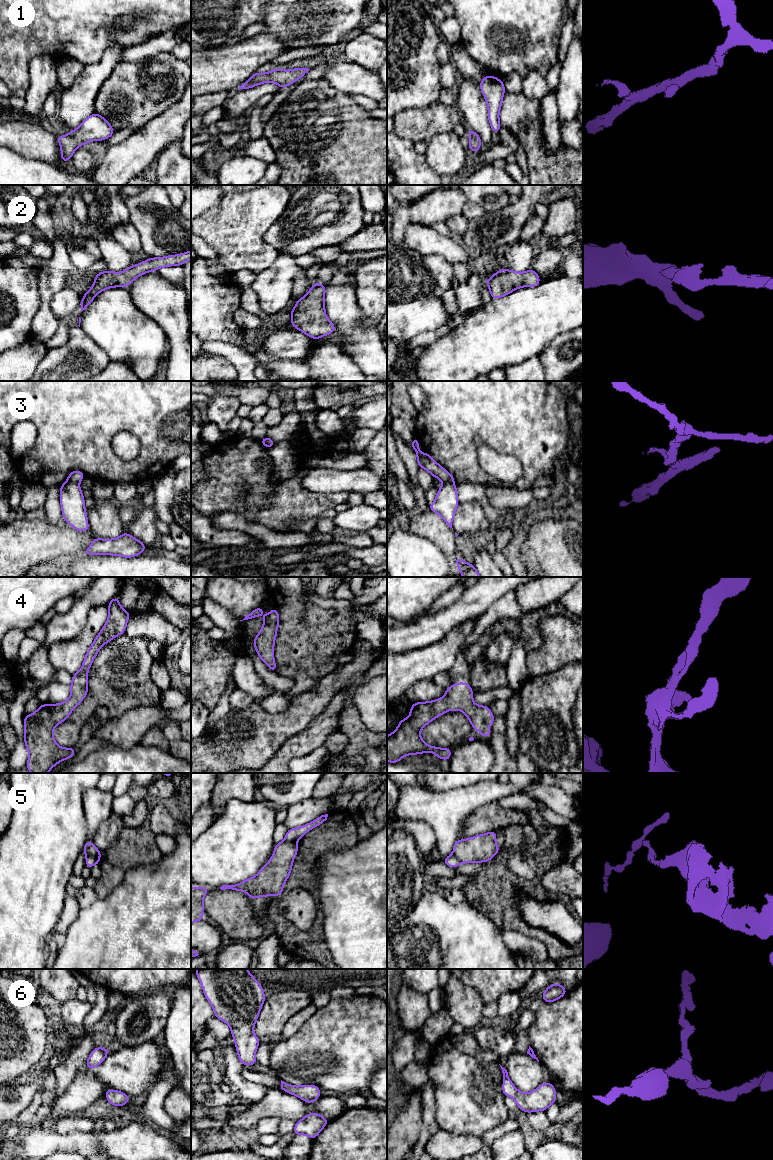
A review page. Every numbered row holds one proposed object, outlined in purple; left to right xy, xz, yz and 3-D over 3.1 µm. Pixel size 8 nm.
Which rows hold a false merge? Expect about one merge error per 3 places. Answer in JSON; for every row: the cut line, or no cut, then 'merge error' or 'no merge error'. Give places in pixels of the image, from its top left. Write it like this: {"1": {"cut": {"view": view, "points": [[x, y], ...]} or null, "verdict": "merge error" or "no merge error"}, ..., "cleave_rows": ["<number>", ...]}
{"1": {"cut": null, "verdict": "no merge error"}, "2": {"cut": null, "verdict": "no merge error"}, "3": {"cut": {"view": "xy", "points": [[67, 480], [77, 484]]}, "verdict": "merge error"}, "4": {"cut": null, "verdict": "no merge error"}, "5": {"cut": {"view": "xy", "points": [[100, 855], [87, 857]]}, "verdict": "merge error"}, "6": {"cut": null, "verdict": "no merge error"}, "cleave_rows": ["3", "5"]}

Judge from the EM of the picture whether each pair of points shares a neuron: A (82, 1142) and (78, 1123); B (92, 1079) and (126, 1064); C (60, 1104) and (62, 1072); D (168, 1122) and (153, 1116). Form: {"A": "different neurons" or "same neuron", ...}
{"A": "different neurons", "B": "same neuron", "C": "different neurons", "D": "same neuron"}

